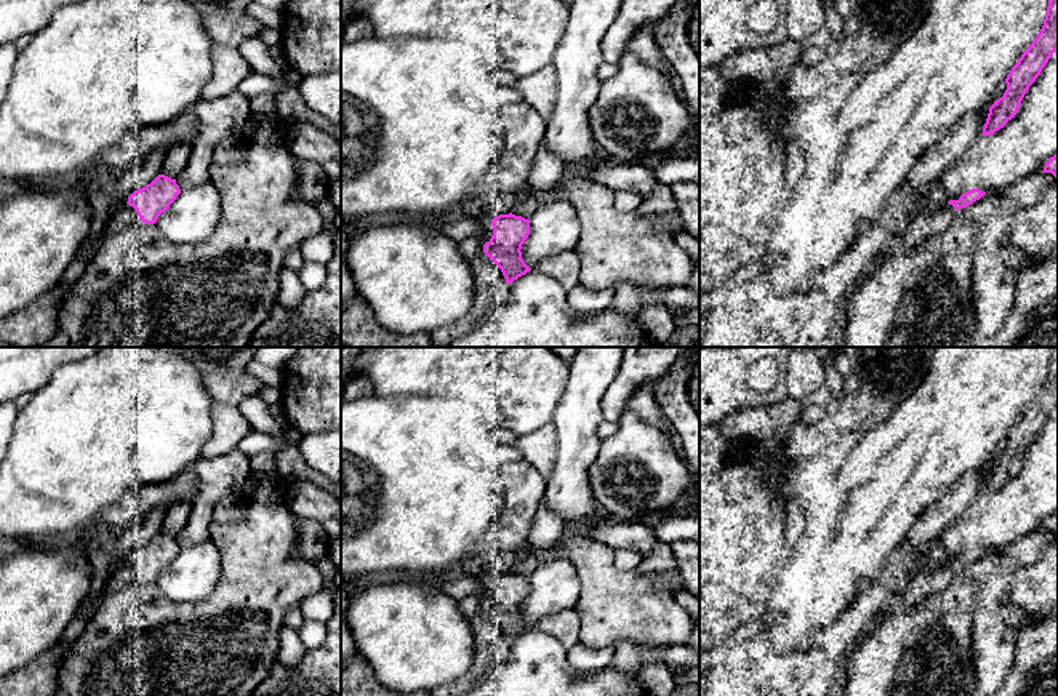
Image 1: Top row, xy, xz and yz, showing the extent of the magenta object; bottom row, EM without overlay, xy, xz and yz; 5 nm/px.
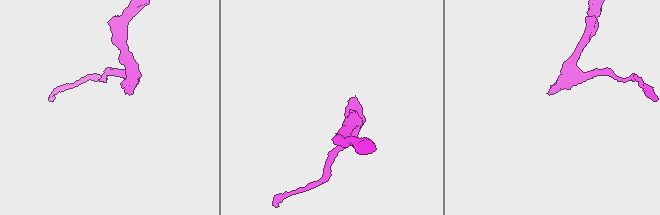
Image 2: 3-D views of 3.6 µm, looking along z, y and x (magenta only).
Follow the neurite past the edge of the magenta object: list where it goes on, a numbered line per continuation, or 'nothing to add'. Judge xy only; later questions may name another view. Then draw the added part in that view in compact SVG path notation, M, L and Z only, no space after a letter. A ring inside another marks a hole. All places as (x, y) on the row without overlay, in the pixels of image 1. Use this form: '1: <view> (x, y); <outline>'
1: xy (125, 575); M128 562L122 563L117 570L114 570L112 576L107 579L104 592L99 597L85 598L80 614L91 618L107 595L122 592L136 579L139 579L136 568Z

